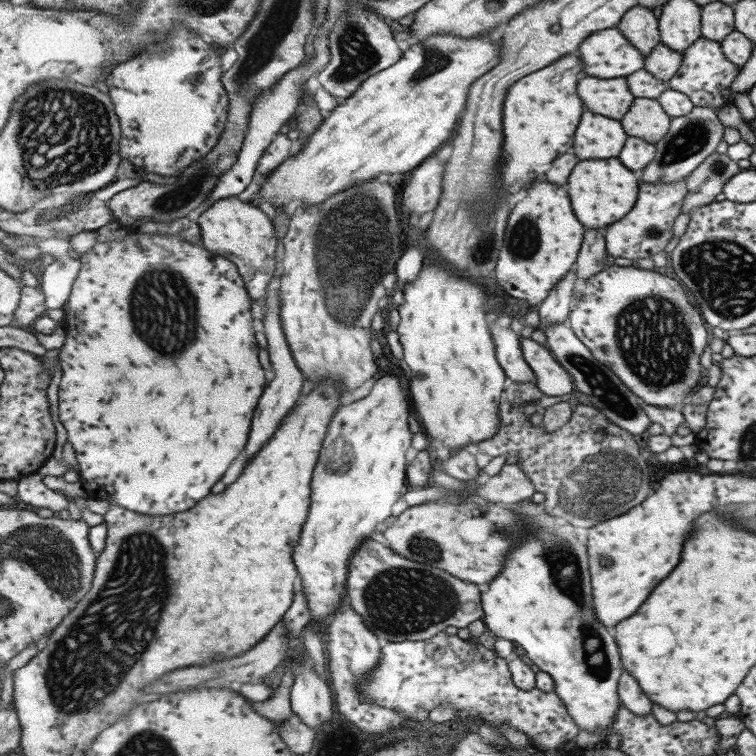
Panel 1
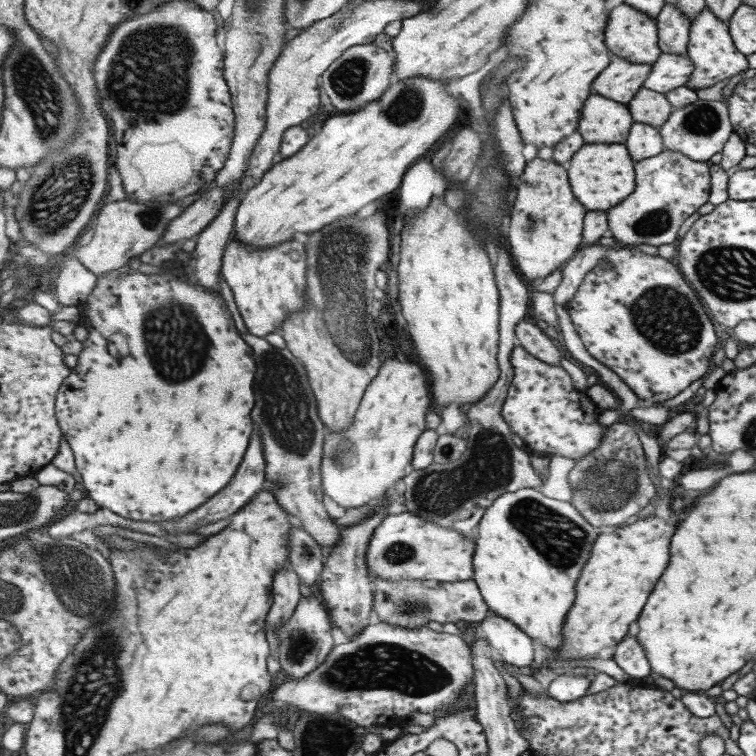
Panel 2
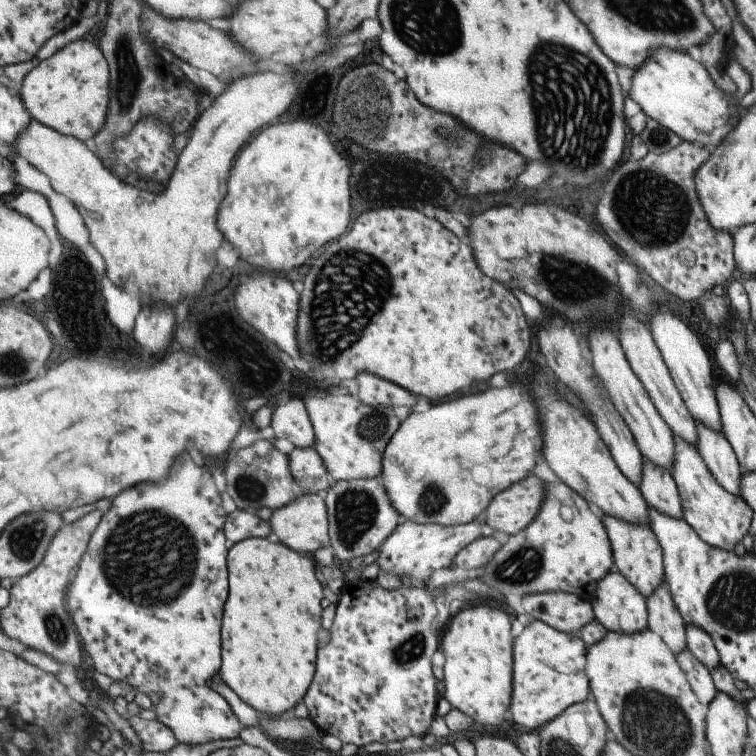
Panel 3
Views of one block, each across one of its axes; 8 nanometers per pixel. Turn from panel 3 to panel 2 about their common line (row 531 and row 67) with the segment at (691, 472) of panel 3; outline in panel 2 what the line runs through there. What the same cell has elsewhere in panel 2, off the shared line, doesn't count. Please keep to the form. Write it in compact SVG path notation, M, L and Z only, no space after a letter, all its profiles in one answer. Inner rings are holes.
M707 8L701 10L696 18L691 20L686 54L696 68L693 69L692 76L689 76L689 82L686 86L689 90L697 91L701 88L707 88L748 69L745 56L740 54L733 46L727 24L728 22L721 22L719 18L715 18L715 14Z

